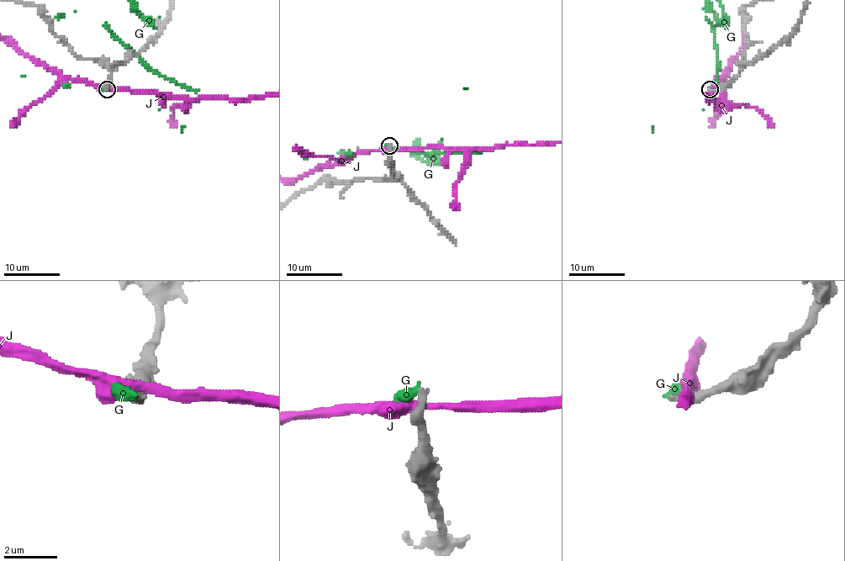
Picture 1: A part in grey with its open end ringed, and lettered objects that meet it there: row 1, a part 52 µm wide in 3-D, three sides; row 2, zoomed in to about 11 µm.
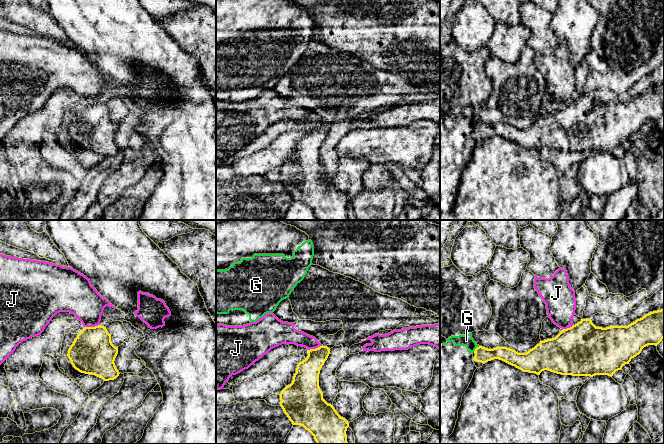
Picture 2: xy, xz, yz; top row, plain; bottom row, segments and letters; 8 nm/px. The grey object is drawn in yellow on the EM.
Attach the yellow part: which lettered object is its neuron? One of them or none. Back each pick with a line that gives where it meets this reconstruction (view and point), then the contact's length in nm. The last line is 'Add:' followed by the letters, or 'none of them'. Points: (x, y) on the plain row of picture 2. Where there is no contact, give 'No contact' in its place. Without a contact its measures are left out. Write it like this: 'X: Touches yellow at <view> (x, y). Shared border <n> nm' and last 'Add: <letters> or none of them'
Add: none of them

